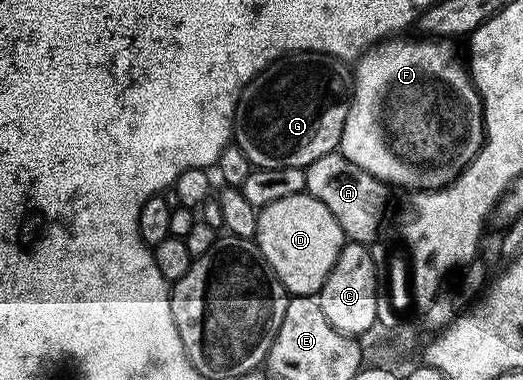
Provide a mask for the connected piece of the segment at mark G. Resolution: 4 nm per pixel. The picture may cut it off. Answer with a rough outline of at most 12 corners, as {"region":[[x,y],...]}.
{"region":[[299,52],[250,81],[233,141],[254,168],[342,145],[352,70]]}

